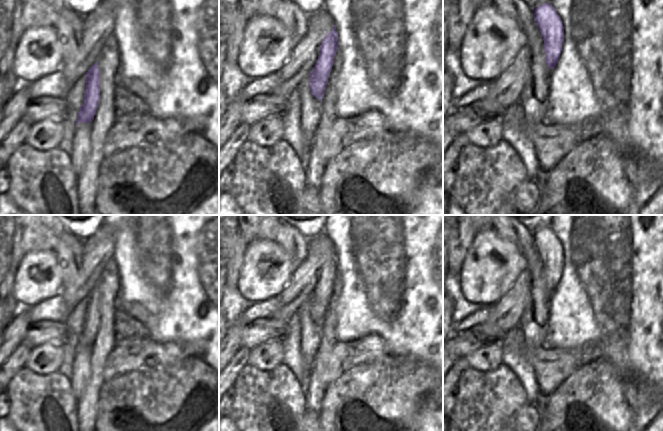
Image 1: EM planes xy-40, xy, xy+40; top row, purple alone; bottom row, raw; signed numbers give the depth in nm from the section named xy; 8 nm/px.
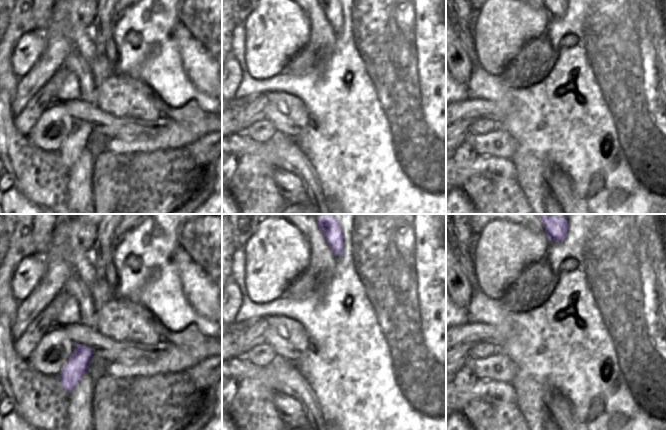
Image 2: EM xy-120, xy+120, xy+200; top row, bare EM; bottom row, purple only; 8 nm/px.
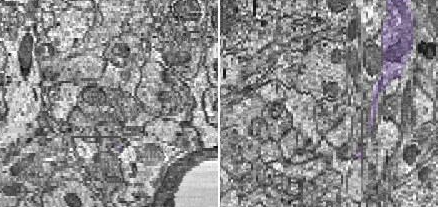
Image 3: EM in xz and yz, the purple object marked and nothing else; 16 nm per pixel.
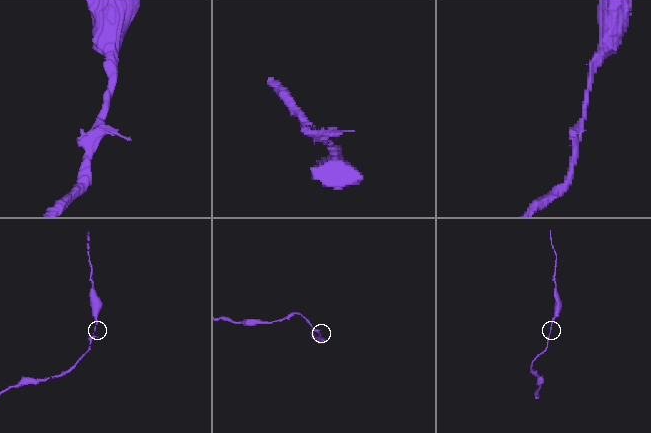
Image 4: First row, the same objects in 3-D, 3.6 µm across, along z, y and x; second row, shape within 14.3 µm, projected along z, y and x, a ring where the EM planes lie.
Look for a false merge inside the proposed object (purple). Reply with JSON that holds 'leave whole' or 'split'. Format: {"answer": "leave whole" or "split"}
{"answer": "leave whole"}

